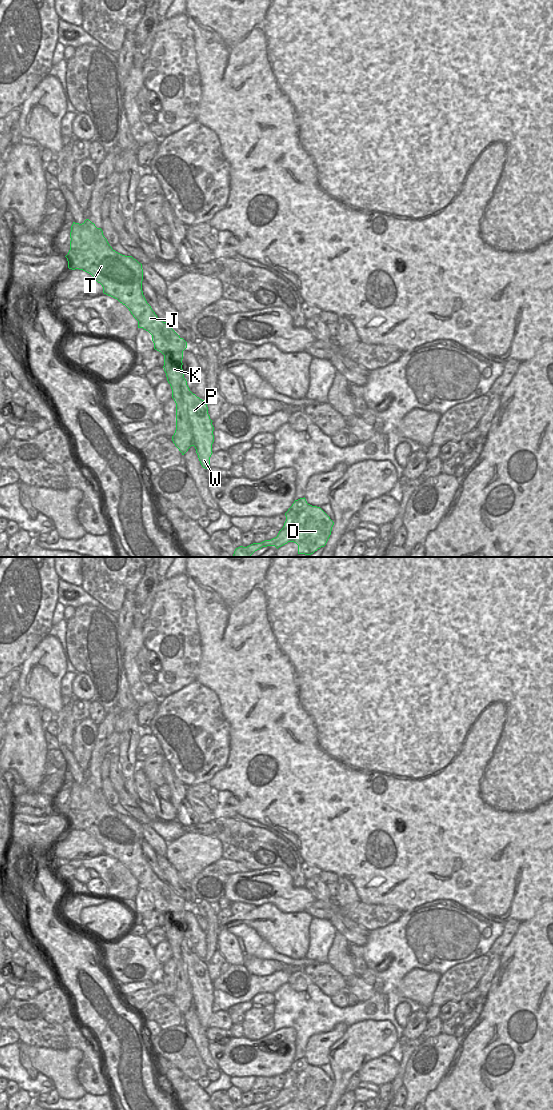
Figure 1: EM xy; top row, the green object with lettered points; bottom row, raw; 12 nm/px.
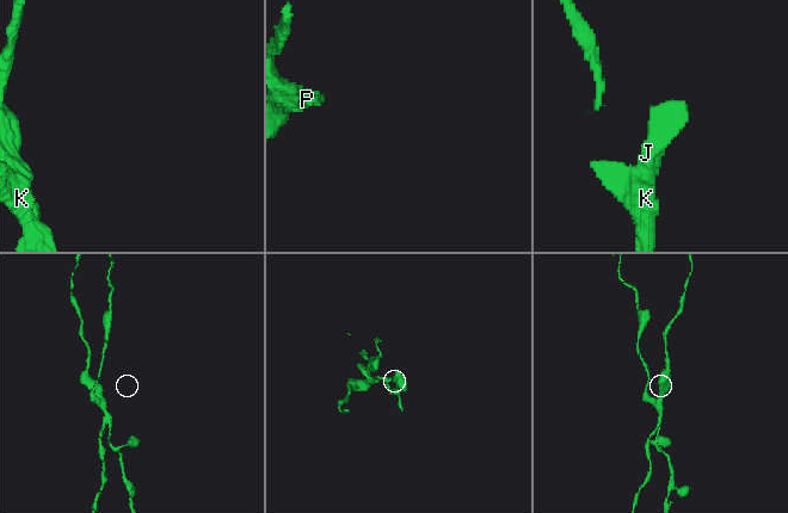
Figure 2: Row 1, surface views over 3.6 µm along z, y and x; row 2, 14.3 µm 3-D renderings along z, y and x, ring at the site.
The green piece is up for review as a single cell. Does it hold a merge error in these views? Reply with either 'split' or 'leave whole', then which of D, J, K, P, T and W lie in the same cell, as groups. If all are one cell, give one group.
split; D P W / J K T

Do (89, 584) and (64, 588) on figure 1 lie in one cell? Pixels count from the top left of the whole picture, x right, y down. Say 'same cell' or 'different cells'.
different cells

